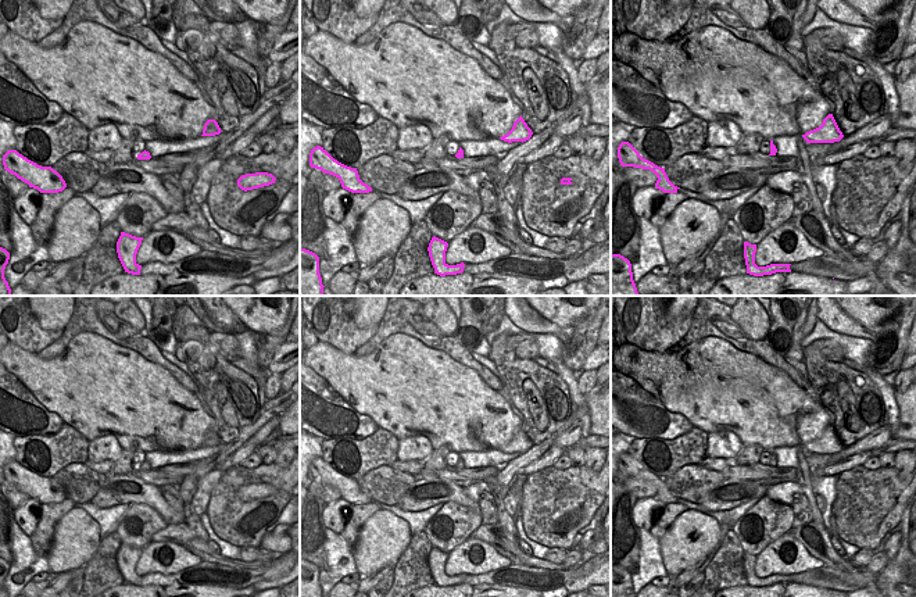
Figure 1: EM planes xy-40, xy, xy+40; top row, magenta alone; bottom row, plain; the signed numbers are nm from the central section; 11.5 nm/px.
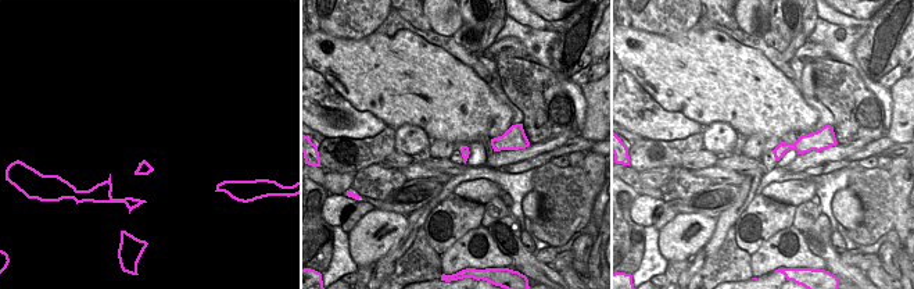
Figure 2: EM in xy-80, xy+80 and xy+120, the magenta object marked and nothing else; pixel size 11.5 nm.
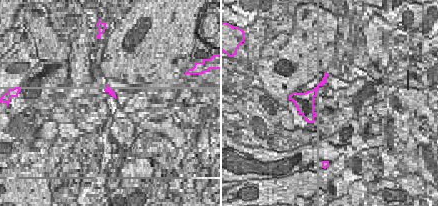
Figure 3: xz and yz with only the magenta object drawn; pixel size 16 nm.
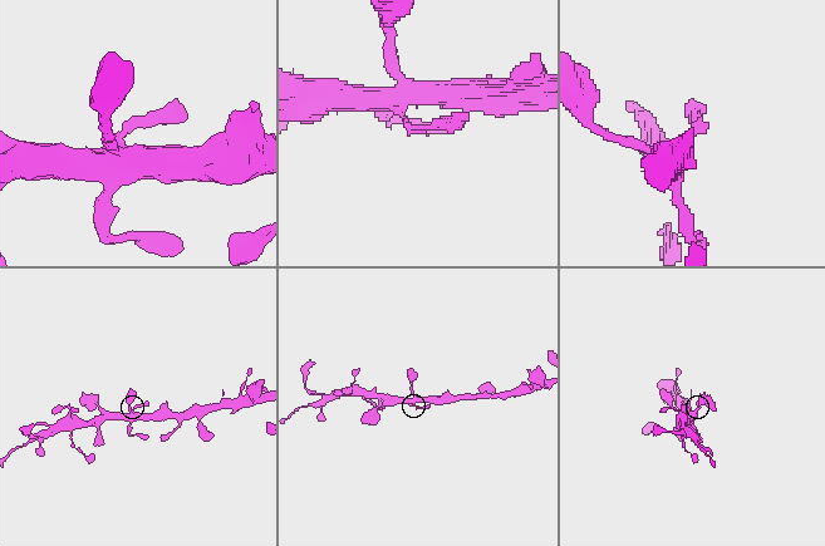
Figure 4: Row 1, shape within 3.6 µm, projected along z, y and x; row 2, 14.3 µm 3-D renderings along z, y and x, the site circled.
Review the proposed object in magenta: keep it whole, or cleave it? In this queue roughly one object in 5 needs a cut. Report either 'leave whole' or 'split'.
leave whole

